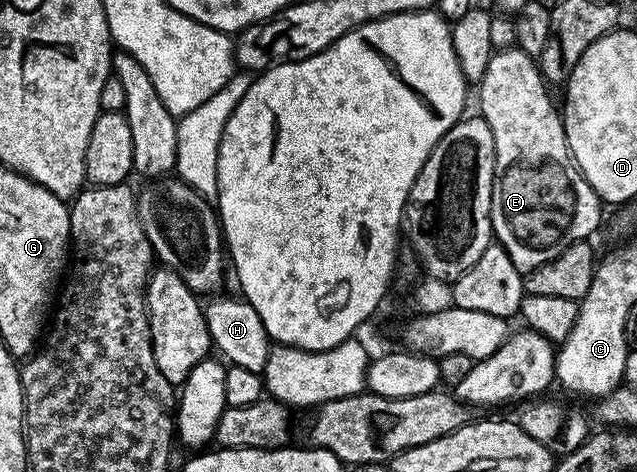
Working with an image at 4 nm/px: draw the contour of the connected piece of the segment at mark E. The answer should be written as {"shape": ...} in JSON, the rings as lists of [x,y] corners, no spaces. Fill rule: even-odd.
{"shape":[[[518,48],[494,51],[489,60],[489,68],[485,68],[485,76],[477,84],[477,90],[479,90],[478,113],[489,124],[489,128],[493,132],[493,140],[495,141],[495,175],[493,176],[493,196],[491,197],[491,232],[494,241],[498,245],[503,246],[505,252],[509,252],[509,260],[513,260],[513,264],[524,272],[536,270],[541,264],[561,256],[561,252],[565,252],[565,248],[569,248],[575,242],[590,239],[592,237],[590,234],[599,226],[599,206],[601,207],[601,200],[595,195],[593,188],[585,180],[585,176],[580,172],[578,166],[575,165],[574,158],[571,157],[571,149],[567,147],[563,119],[556,103],[555,106],[551,103],[551,94],[547,89],[549,89],[548,83],[543,75],[539,73],[536,59],[529,57],[525,51]]]}

